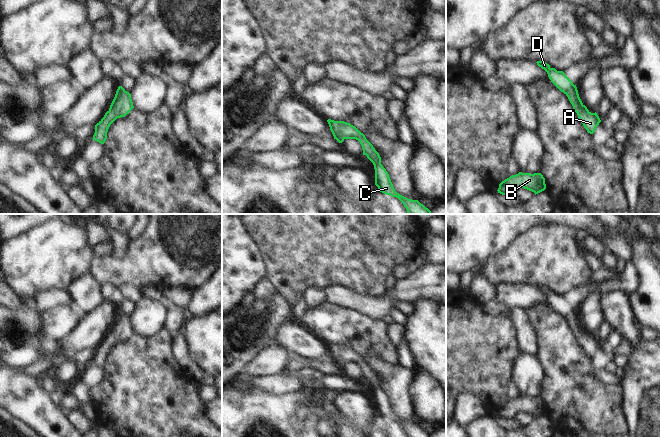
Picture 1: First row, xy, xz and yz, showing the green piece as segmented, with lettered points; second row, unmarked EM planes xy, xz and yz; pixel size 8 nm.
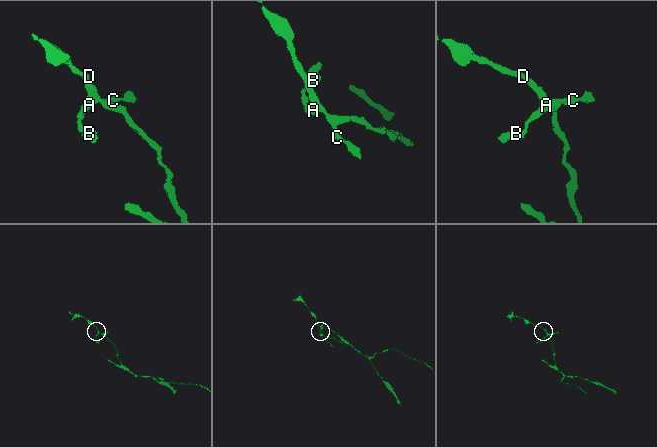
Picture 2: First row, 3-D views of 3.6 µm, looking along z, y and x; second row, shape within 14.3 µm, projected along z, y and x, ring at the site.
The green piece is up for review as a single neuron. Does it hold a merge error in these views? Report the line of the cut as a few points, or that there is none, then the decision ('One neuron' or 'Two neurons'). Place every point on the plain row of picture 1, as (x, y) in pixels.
No split. One neuron.

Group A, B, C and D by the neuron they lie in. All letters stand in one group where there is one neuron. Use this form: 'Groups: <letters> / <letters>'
Groups: A B C D.

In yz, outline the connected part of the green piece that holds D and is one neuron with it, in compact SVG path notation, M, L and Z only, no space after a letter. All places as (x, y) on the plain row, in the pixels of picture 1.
M537 285L536 287L547 296L551 306L568 321L573 330L573 334L577 337L584 352L588 357L593 358L601 344L596 336L591 337L582 327L576 309L573 308L563 295L557 295L555 292L551 292L544 285Z

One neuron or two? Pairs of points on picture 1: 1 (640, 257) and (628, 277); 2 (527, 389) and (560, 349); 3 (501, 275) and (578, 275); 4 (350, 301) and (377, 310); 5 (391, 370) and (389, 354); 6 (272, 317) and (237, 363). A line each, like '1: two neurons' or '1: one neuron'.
1: two neurons
2: two neurons
3: one neuron
4: one neuron
5: two neurons
6: one neuron

